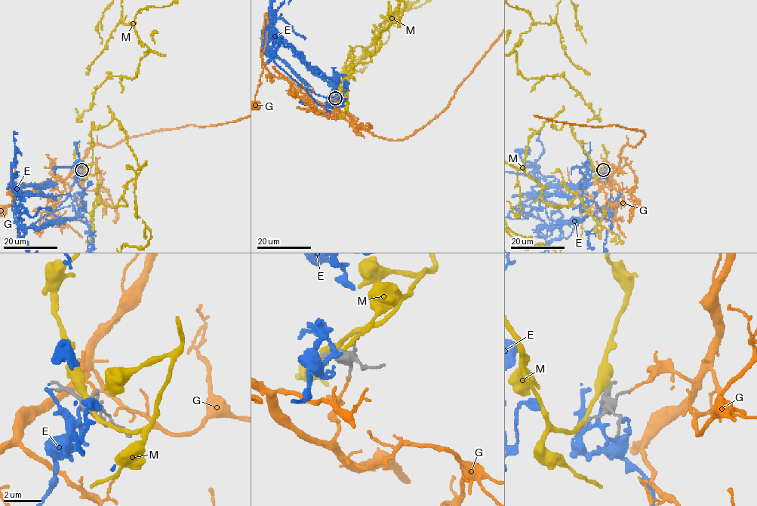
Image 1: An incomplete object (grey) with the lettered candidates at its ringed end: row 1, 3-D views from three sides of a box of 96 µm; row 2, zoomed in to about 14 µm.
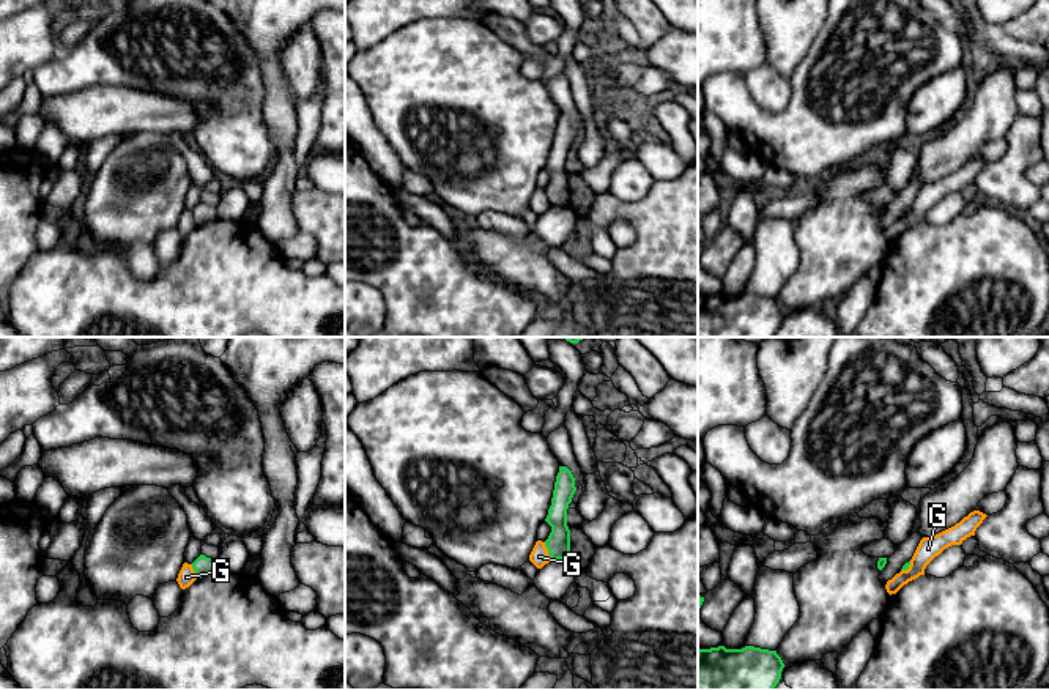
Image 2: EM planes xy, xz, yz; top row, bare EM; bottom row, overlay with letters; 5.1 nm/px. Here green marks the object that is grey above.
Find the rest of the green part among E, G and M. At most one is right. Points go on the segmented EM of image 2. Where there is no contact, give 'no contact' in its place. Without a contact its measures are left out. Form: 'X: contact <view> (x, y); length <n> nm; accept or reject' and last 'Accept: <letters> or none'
E: no contact; reject
G: contact xz (547, 549); length 100 nm; reject
M: no contact; reject
Accept: none

